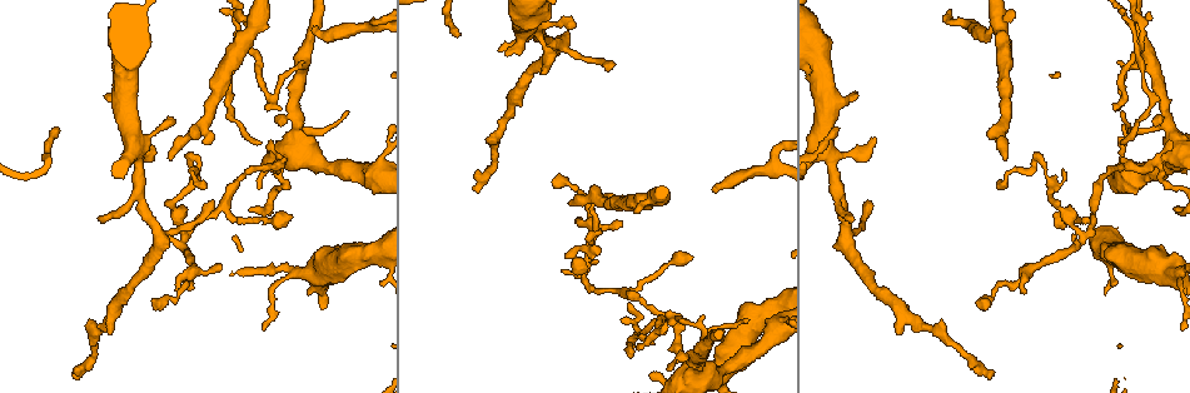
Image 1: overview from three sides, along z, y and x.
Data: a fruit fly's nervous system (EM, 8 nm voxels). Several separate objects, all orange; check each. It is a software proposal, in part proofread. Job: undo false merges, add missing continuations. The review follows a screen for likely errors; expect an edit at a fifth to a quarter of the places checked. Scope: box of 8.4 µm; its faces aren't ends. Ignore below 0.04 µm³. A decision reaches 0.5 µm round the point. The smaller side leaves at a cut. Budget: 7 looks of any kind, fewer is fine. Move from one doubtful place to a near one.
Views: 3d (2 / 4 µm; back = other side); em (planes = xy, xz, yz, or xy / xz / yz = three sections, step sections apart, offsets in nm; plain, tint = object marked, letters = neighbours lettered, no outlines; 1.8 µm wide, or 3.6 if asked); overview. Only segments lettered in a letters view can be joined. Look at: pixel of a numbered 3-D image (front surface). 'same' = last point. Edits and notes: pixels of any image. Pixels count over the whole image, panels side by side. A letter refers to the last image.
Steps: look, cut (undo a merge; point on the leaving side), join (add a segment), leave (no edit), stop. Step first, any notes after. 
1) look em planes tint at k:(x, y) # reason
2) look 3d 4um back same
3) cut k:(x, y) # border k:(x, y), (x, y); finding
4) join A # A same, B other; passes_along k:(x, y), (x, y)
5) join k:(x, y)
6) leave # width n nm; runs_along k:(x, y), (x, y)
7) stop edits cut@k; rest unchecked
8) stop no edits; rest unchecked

look em planes letters at 1:(1140, 47) # arms run side by side

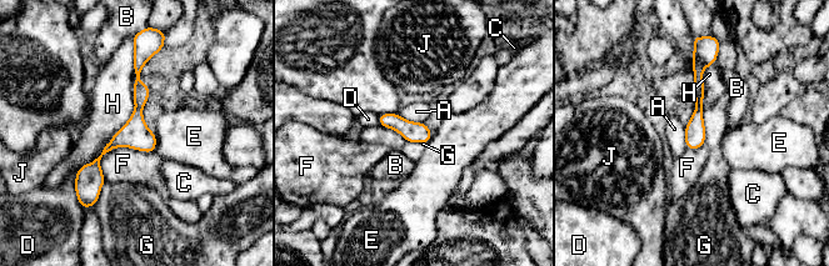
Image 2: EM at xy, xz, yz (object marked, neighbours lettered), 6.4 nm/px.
leave # width 130 nm; A other, B other, C other, D other, E other, F other, G other, H other, J other; border 2:(396, 113), (410, 121), (423, 123); one cell here

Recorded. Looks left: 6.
look 3d 2um at 1:(262, 142) # an open end

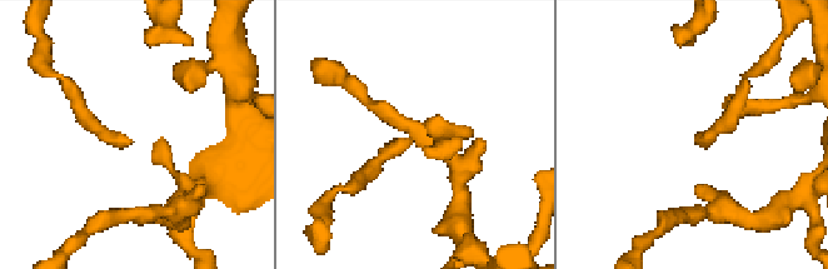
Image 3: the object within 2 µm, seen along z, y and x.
look em planes letters at 3:(412, 144)

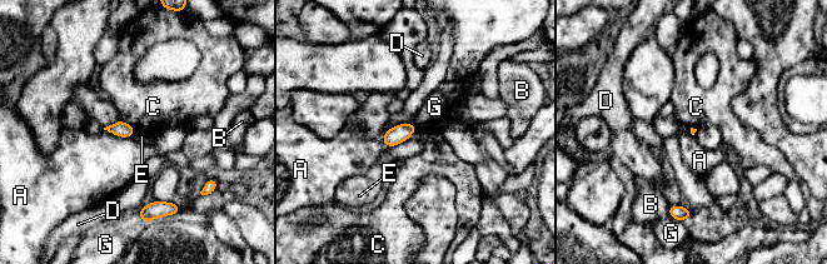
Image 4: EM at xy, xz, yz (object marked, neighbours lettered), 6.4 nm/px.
leave # longest_contact A 240 nm; A other, B other, C other, D other, E other, G other; no lettered segment goes on from it

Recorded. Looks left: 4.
look em planes letters at 1:(108, 97) # an open end

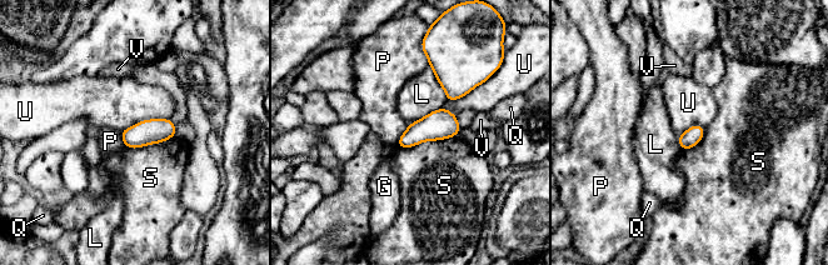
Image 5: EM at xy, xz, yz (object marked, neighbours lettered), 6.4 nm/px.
leave # longest_contact S 400 nm; G other, L other, P other, Q other, S other, U other, V other; border 5:(170, 118), (144, 119), (120, 131); no lettered segment goes on from it

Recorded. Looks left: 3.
stop no edits; rest unchecked

